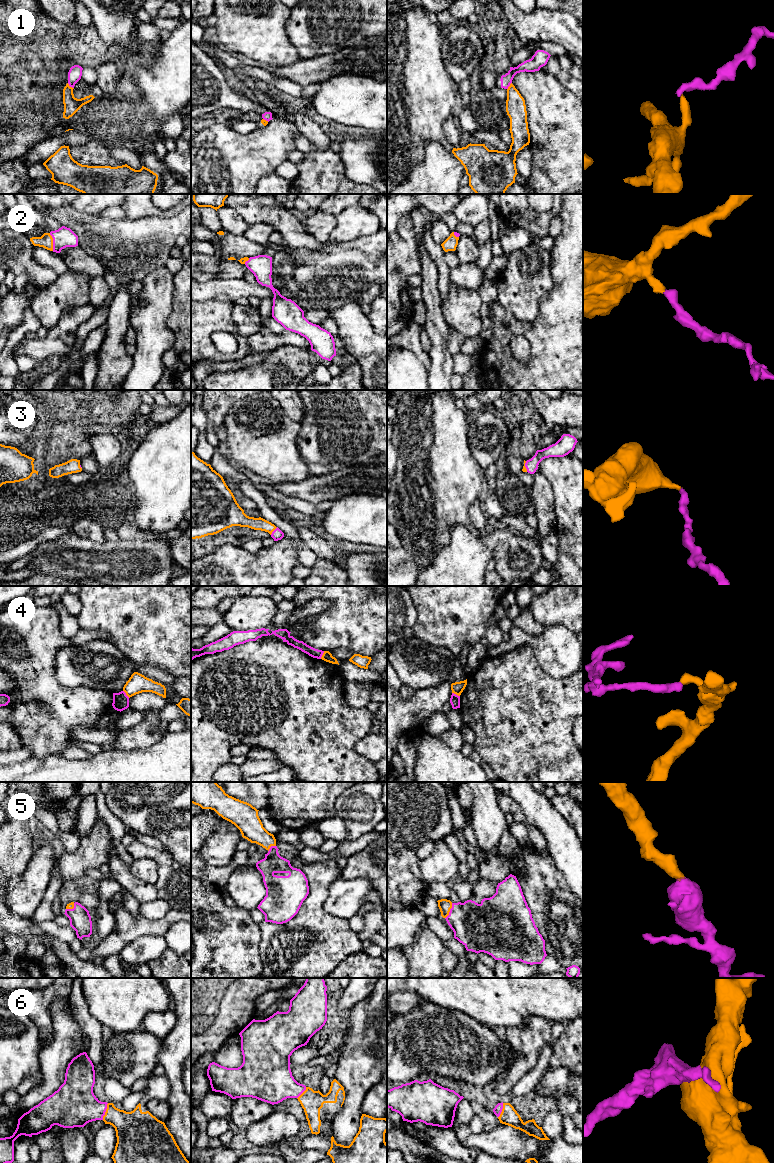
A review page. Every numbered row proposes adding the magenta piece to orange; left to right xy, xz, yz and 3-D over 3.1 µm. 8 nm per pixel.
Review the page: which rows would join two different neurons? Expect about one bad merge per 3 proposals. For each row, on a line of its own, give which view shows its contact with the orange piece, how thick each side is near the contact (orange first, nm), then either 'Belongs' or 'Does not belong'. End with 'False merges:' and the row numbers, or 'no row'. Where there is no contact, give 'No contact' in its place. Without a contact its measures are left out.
1: Touches orange in xy. Thickness 130 nm (orange) against 110 nm. Does not belong
2: Touches orange in xy. Thickness 110 nm (orange) against 160 nm. Belongs
3: Touches orange in xz. Thickness 100 nm (orange) against 90 nm. Belongs
4: Touches orange in xz. Thickness 80 nm (orange) against 80 nm. Does not belong
5: Touches orange in yz. Thickness 100 nm (orange) against 360 nm. Belongs
6: Touches orange in xy. Thickness 280 nm (orange) against 340 nm. Belongs
False merges: 1, 4

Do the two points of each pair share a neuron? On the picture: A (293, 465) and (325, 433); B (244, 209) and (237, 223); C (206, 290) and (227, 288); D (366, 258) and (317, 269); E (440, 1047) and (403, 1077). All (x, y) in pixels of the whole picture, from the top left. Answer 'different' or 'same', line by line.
A: different
B: different
C: same
D: same
E: same

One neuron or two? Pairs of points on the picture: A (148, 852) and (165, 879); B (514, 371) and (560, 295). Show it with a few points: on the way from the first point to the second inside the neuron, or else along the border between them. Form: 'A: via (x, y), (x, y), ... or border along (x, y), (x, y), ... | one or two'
A: via (156, 856), (165, 865), (165, 871) | one
B: via (536, 361), (560, 337), (560, 317) | one

